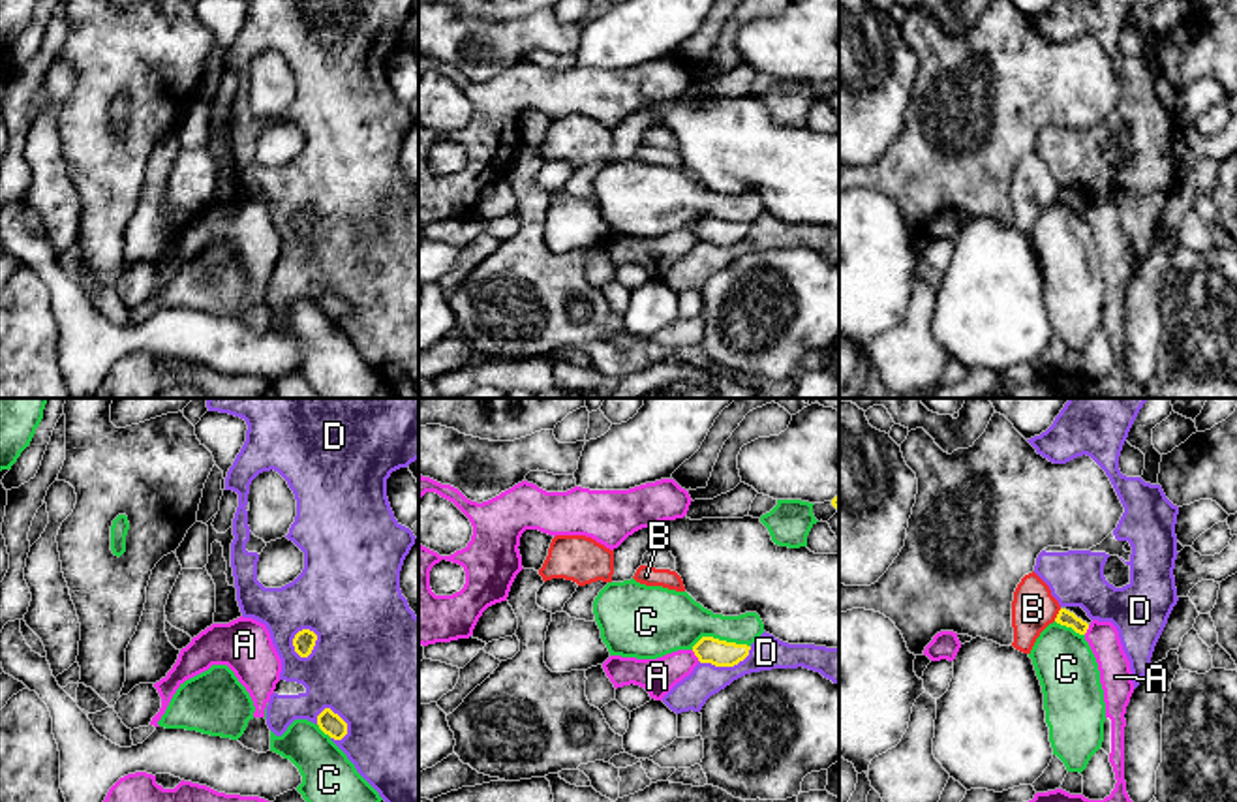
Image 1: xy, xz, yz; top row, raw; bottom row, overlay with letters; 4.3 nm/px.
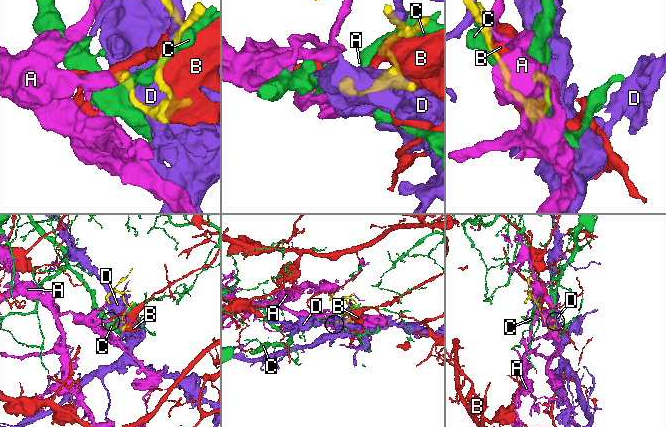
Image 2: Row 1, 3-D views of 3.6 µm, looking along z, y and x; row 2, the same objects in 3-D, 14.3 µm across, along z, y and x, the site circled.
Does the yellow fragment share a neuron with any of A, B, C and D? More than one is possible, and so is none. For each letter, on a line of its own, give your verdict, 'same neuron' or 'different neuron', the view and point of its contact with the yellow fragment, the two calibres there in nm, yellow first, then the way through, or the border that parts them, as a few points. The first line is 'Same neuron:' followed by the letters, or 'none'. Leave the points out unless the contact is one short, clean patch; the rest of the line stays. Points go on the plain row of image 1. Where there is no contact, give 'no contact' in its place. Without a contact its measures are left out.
Same neuron: none
A: different neuron; meets yellow in xz at (695, 233); 110 nm thick on the yellow side, 160 nm on the other; border along xz (691, 230), (699, 239)
B: different neuron; meets yellow in yz at (1057, 194); 70 nm thick on the yellow side, 190 nm on the other
C: different neuron; meets yellow in xz at (719, 220); 110 nm thick on the yellow side, 280 nm on the other
D: different neuron; meets yellow in xy at (314, 224); 90 nm thick on the yellow side, 500 nm on the other

